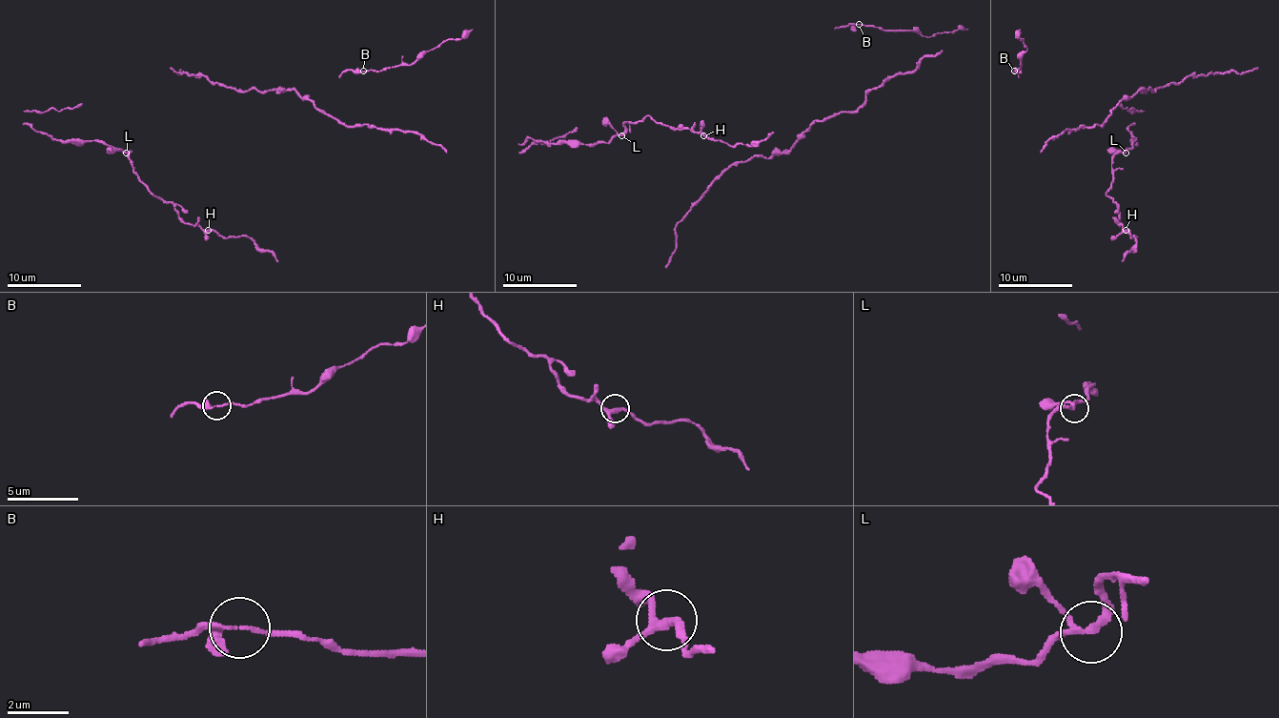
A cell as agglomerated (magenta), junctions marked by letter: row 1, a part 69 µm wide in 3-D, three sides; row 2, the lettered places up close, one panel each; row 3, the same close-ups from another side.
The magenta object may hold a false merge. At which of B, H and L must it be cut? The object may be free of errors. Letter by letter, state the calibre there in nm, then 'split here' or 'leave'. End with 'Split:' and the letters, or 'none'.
B: 140 nm | leave
H: 200 nm | leave
L: 190 nm | leave
Split: none

